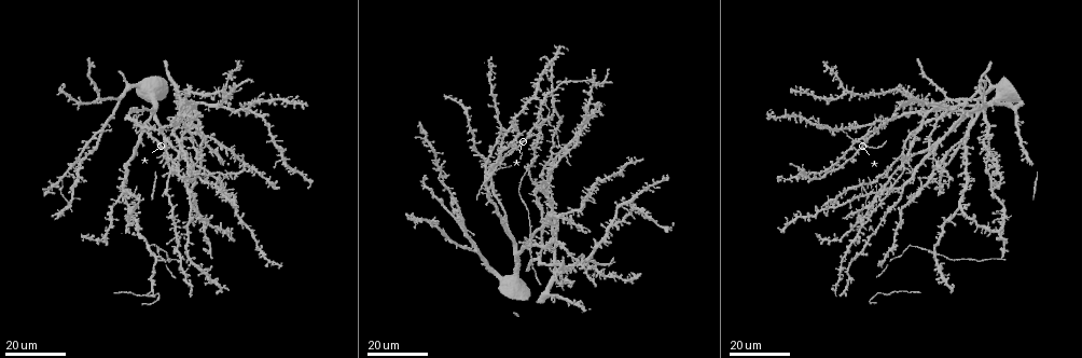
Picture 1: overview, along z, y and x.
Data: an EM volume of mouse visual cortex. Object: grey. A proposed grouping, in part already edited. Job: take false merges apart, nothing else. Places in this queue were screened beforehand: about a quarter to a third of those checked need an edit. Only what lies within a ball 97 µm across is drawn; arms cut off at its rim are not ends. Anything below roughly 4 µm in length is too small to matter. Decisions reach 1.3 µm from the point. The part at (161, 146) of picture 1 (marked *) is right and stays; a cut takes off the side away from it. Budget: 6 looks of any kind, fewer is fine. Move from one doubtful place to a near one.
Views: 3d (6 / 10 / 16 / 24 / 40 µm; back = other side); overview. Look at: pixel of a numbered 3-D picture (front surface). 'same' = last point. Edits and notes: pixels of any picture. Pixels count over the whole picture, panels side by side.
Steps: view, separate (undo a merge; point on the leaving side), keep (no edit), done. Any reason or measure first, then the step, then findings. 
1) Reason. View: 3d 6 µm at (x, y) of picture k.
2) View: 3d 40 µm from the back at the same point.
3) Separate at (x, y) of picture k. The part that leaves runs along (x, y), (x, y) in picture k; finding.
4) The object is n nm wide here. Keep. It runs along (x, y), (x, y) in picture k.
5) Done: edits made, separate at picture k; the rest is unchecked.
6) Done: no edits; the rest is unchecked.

View: 3d 24 µm at (853, 143) of picture 1.

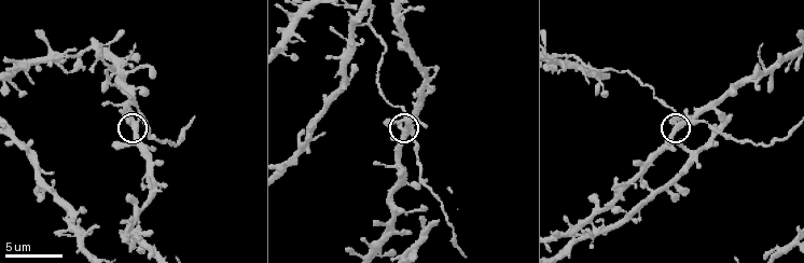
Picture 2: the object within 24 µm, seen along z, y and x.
View: 3d 6 µm at (133, 122) of picture 2.

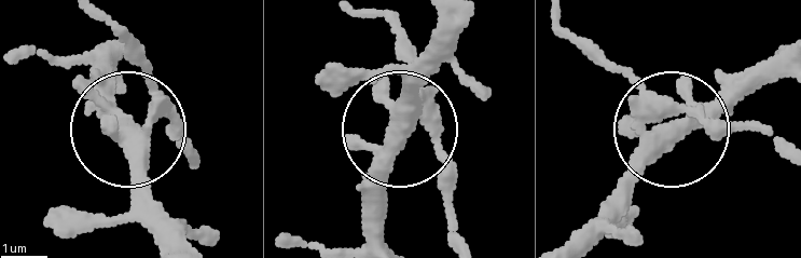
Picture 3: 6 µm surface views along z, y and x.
Separate at (143, 63) of picture 3. Two neurons meet here.

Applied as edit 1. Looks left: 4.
Branch point. View: 3d 16 µm at (906, 160) of picture 1.

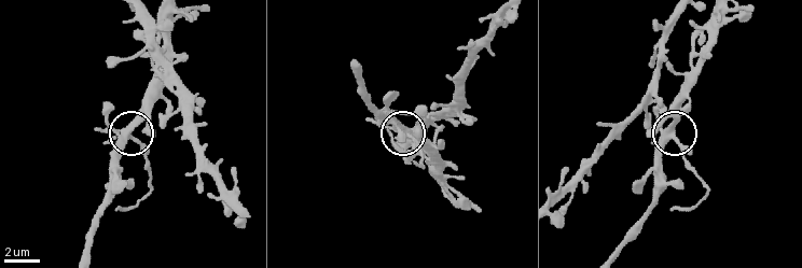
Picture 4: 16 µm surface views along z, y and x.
View: 3d 6 µm at (129, 138) of picture 4.

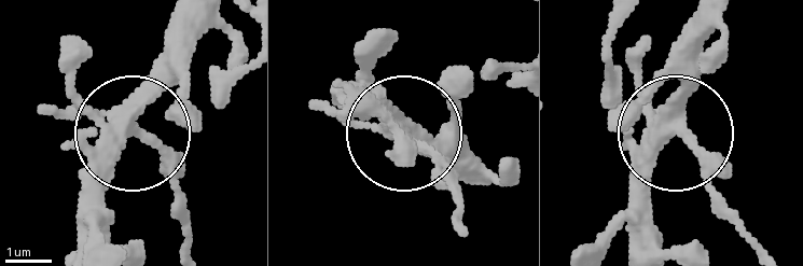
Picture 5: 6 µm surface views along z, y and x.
The side arm is 8 µm long. Separate at (177, 170) of picture 5. The part that leaves runs along (149, 142), (180, 208), (180, 242) in picture 5; two neurons meet here.

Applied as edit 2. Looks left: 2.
Done: edits made, separate at picture 3, separate at picture 5; the rest is unchecked.

